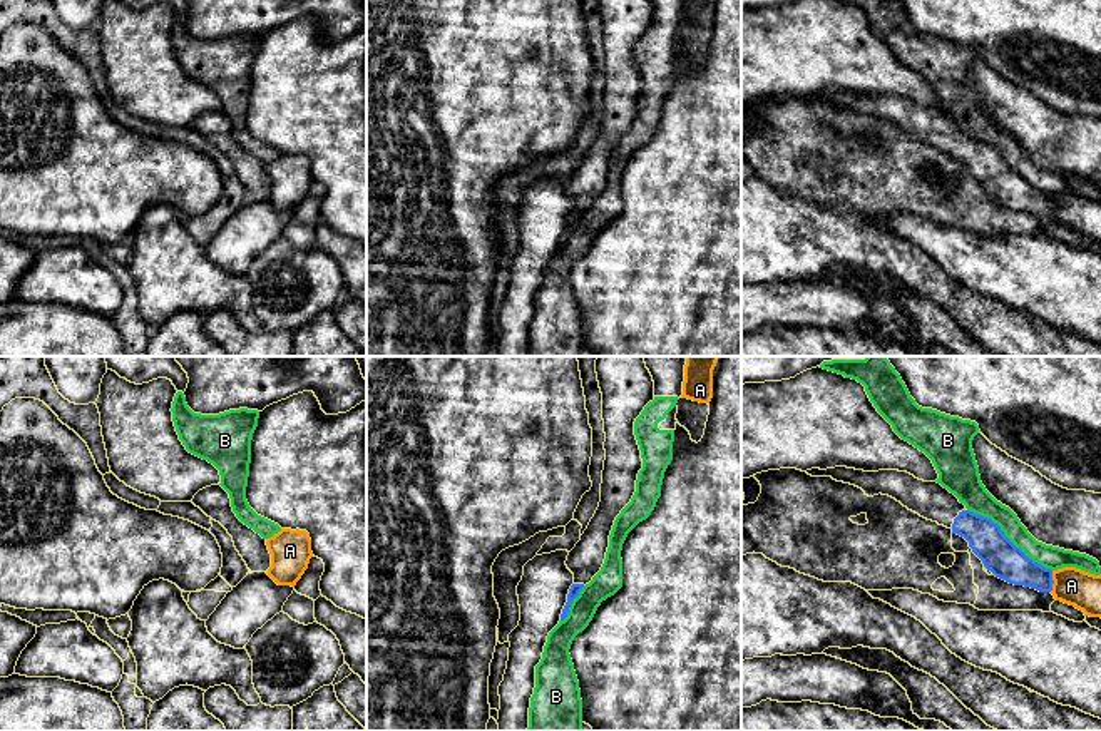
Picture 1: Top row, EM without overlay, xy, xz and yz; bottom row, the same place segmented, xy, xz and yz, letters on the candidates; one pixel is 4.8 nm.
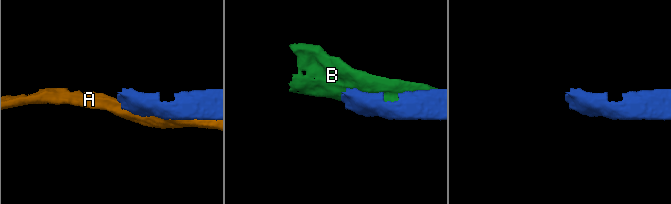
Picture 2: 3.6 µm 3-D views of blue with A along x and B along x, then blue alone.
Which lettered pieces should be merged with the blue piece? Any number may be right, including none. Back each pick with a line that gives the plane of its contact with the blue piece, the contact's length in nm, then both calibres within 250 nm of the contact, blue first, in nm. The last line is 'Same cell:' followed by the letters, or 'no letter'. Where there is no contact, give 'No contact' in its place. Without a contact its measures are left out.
Same cell: no letter

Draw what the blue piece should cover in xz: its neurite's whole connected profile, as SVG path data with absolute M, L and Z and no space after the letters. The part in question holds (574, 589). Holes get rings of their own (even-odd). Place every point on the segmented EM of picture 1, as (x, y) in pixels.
M597 356L596 373L602 393L604 470L601 502L581 540L569 552L566 565L574 574L561 621L572 601L601 570L616 517L636 492L643 468L634 422L654 400L654 381L643 356Z

